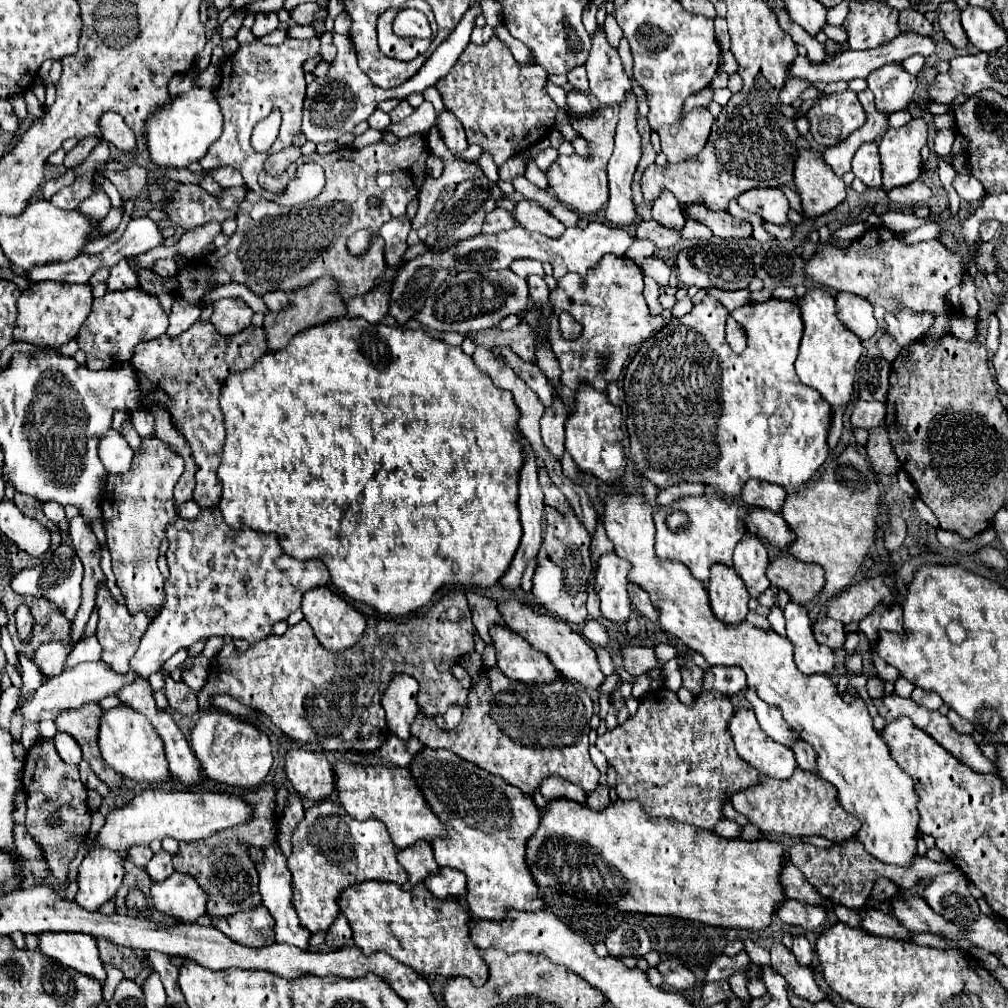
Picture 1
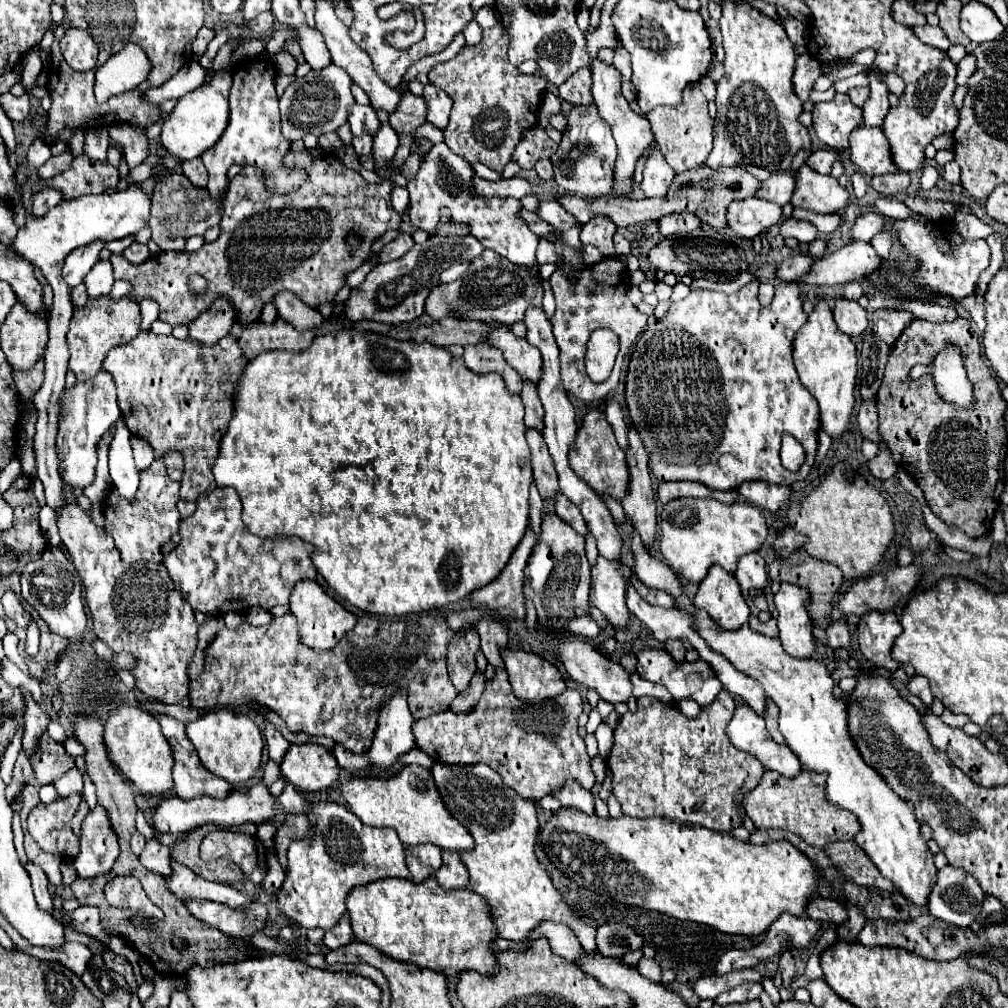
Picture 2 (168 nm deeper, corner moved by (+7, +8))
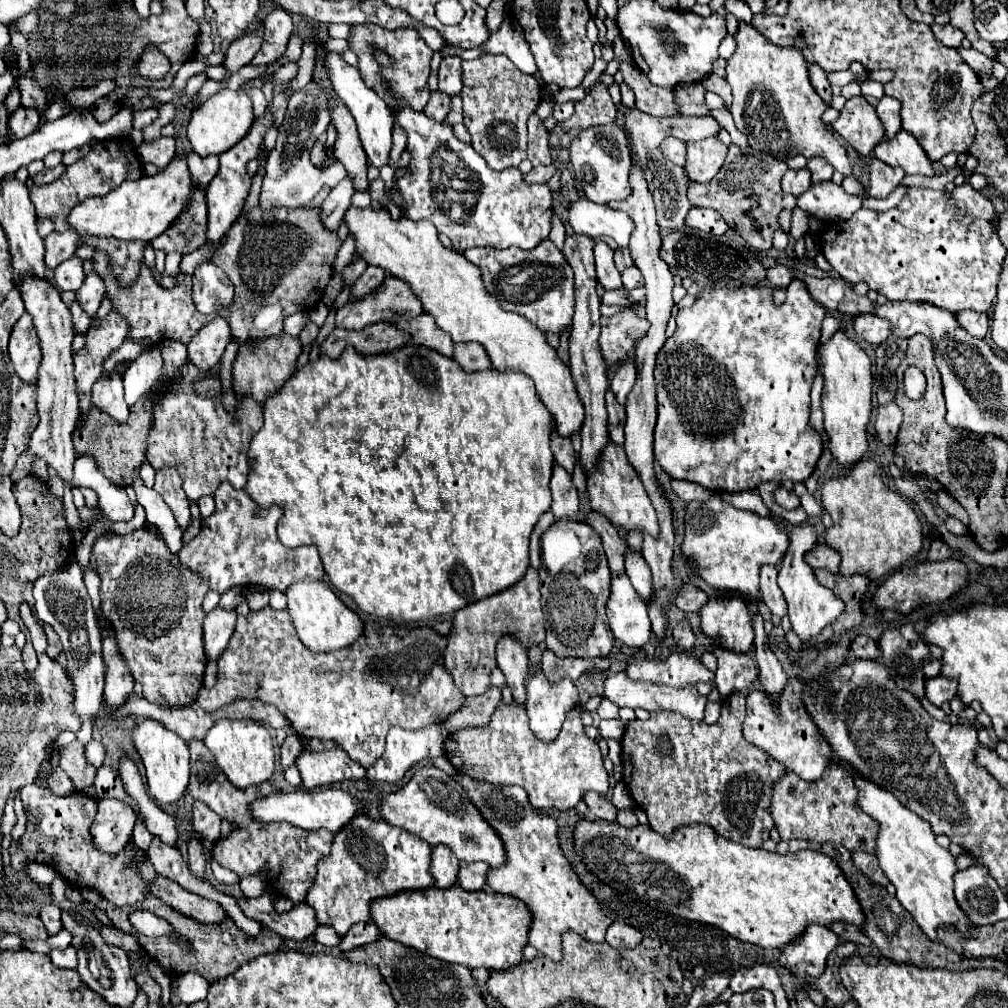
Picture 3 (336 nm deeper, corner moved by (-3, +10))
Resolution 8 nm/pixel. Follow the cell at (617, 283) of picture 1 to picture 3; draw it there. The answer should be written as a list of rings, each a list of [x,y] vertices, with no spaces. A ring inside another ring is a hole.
[[[624,310],[622,314],[610,318],[600,318],[600,324],[600,346],[608,366],[626,360],[630,348],[634,348],[650,328],[648,320],[640,318],[634,310]]]

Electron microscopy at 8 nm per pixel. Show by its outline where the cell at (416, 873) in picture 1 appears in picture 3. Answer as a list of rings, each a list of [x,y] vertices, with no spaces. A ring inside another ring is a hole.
[[[434,846],[432,850],[432,876],[438,888],[450,888],[458,878],[458,858],[448,846]]]

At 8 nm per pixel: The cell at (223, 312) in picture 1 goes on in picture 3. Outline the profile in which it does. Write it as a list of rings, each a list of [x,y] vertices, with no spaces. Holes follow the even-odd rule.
[[[222,316],[210,320],[188,344],[190,362],[202,372],[208,374],[220,364],[220,358],[230,342],[230,328]]]

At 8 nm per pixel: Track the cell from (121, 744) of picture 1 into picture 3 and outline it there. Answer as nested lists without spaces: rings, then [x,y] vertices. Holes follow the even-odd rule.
[[[144,720],[142,724],[138,724],[132,738],[134,738],[136,750],[144,762],[148,792],[154,798],[154,802],[156,804],[172,804],[172,802],[180,800],[186,792],[188,778],[190,778],[190,770],[188,770],[190,754],[188,754],[186,742],[156,720]]]

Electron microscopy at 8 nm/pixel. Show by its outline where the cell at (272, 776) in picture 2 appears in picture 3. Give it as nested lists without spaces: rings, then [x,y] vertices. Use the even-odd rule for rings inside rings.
[[[290,732],[290,734],[286,736],[286,740],[284,740],[284,744],[280,746],[280,764],[282,764],[284,768],[292,766],[302,750],[304,750],[304,744],[300,742],[300,738],[298,738],[294,732]]]

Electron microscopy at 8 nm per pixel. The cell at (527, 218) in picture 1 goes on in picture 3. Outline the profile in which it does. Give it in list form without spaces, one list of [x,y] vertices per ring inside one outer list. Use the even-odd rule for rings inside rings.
[[[580,198],[570,206],[568,222],[576,234],[584,234],[594,240],[610,236],[621,248],[628,248],[630,234],[634,228],[626,212],[614,210],[606,204],[590,202],[586,198]]]

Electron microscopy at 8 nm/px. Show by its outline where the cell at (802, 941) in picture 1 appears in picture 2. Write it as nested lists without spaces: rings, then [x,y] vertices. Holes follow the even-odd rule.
[[[782,954],[782,956],[780,956],[778,966],[780,966],[780,970],[782,970],[784,986],[786,986],[786,988],[790,988],[792,978],[794,978],[794,954]]]

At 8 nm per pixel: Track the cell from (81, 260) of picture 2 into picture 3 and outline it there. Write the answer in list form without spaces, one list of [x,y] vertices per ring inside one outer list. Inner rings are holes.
[[[68,258],[54,270],[54,284],[60,292],[66,290],[78,290],[78,286],[84,282],[84,270],[82,270],[82,260],[78,258]]]

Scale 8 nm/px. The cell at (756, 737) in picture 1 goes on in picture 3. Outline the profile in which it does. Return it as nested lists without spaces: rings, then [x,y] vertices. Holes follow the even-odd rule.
[[[788,684],[778,700],[778,704],[772,702],[772,698],[762,690],[752,690],[748,694],[748,706],[746,706],[746,720],[744,720],[744,738],[768,752],[774,760],[786,766],[786,770],[798,774],[804,780],[818,780],[822,772],[830,766],[830,744],[826,738],[822,738],[818,726],[814,726],[812,718],[804,710],[800,698],[794,694],[792,686]]]

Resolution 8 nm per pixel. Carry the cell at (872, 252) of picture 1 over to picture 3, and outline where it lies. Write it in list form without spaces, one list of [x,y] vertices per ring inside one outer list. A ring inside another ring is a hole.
[[[776,264],[766,270],[766,278],[774,288],[788,288],[788,284],[792,282],[792,270],[784,264]]]

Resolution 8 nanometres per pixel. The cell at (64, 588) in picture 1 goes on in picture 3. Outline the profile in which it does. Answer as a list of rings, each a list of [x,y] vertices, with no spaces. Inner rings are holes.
[[[76,560],[68,562],[68,568],[64,566],[62,570],[50,576],[40,576],[34,584],[34,600],[36,600],[38,618],[52,624],[54,632],[60,636],[60,642],[66,654],[66,674],[72,680],[74,714],[82,722],[80,730],[76,732],[76,738],[86,744],[92,740],[94,720],[104,702],[102,700],[104,664],[102,664],[102,654],[100,654],[102,642],[100,642],[96,614],[94,614],[94,608],[92,608],[92,602],[86,592]]]

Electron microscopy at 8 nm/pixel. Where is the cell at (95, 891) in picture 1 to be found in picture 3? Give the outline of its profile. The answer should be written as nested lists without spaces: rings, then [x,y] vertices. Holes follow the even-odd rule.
[[[116,798],[100,800],[96,820],[90,828],[96,848],[108,854],[120,852],[128,844],[136,822],[138,816],[126,802],[118,802]]]

